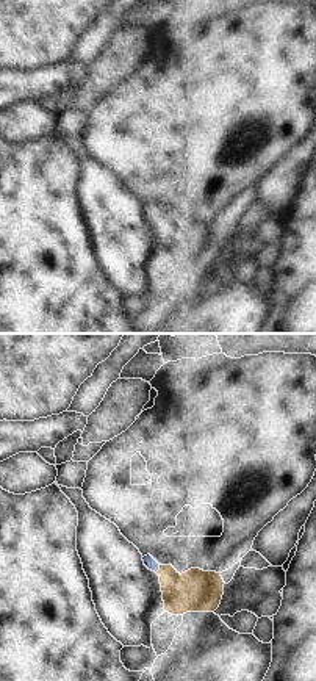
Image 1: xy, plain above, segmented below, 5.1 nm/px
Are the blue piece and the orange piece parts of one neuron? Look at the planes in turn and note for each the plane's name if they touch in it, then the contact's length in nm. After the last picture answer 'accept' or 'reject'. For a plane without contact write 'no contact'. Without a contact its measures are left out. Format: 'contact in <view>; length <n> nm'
contact in xy; length 50 nm

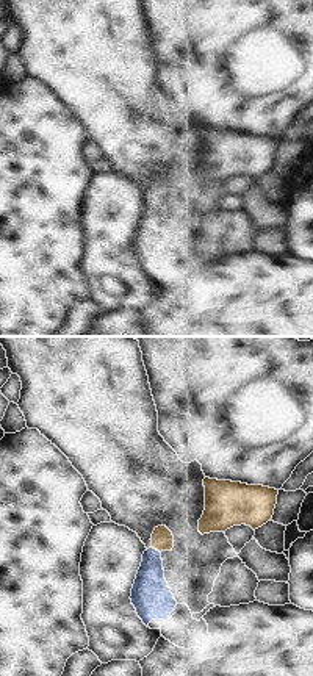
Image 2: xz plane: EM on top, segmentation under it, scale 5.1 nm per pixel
contact in xz; length 60 nm

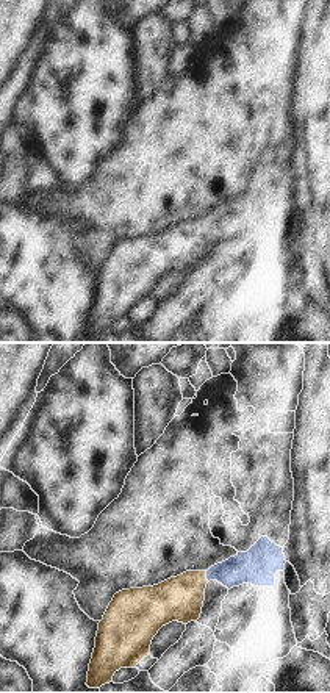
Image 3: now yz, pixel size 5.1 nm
contact in yz; length 60 nm

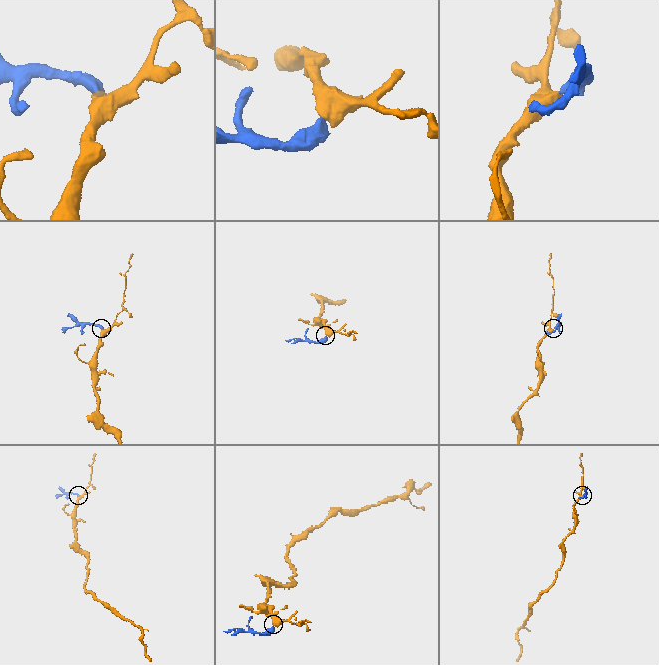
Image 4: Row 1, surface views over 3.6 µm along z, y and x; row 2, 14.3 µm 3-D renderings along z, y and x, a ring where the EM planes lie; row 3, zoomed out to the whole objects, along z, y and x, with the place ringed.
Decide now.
accept

